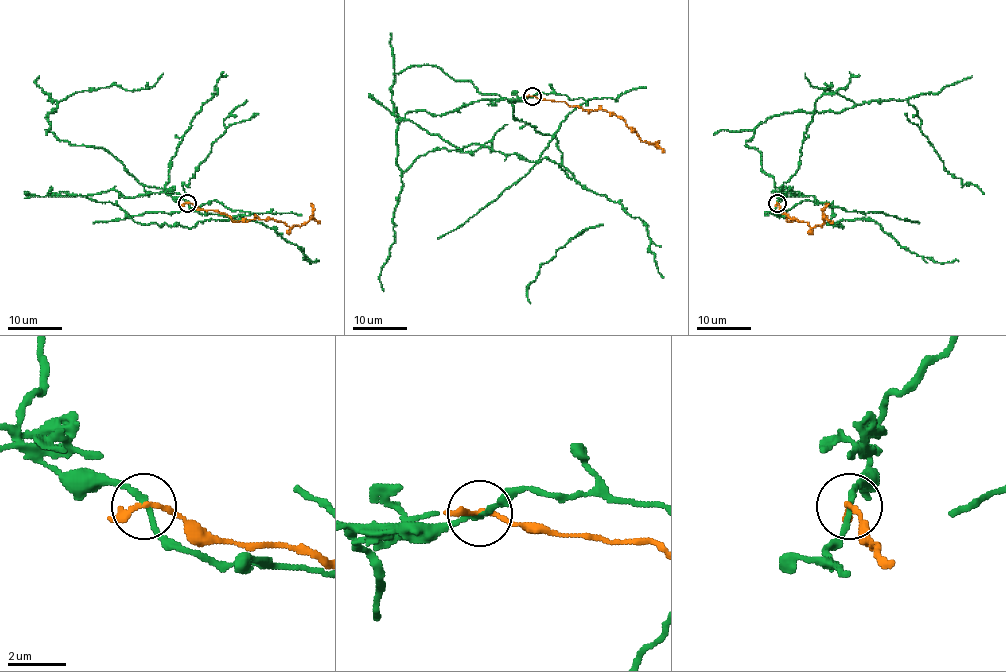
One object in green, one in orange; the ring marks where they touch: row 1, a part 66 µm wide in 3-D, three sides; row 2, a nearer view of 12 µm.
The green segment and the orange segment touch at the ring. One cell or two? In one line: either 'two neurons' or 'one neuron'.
two neurons

